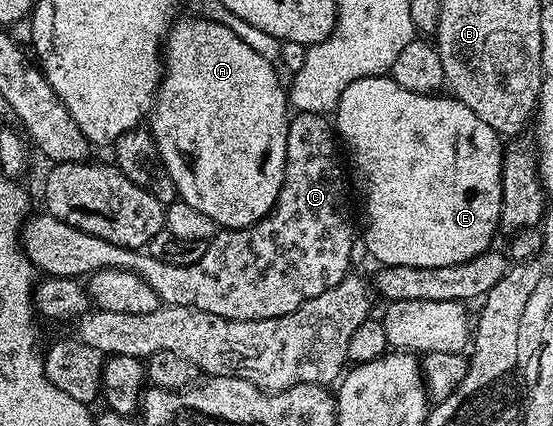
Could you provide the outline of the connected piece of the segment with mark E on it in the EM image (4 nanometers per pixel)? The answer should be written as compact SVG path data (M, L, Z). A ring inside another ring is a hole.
M391 75L367 76L358 78L342 90L342 98L334 109L334 128L339 139L348 143L348 152L364 179L364 192L368 195L368 225L364 228L364 244L368 252L380 266L418 266L419 268L437 268L438 266L454 266L467 260L473 260L493 247L492 235L498 232L500 223L500 207L502 206L502 166L504 165L505 145L502 146L500 133L494 131L474 110L448 94L423 96L410 90L402 90Z

